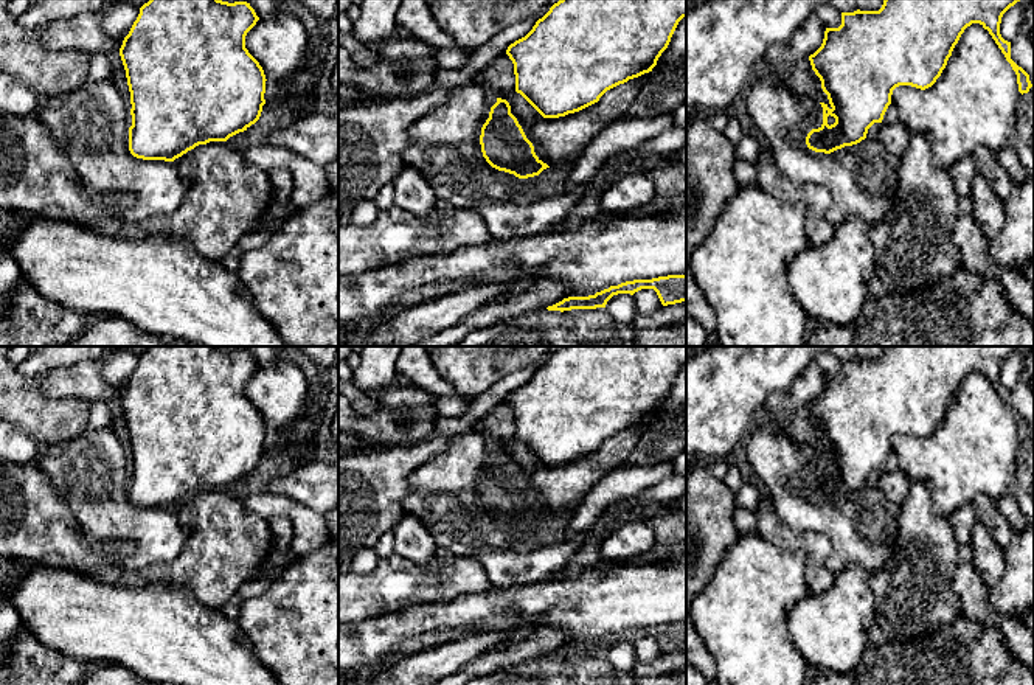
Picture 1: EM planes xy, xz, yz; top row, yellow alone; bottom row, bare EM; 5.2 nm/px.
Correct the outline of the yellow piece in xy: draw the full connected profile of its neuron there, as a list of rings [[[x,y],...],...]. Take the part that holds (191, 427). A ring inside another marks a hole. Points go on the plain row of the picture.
[[[151,346],[140,356],[120,396],[130,440],[129,499],[134,505],[174,509],[199,492],[227,489],[259,468],[267,427],[245,396],[245,384],[258,368],[250,351],[219,346]]]

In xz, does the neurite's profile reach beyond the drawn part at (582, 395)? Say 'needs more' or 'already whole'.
already whole

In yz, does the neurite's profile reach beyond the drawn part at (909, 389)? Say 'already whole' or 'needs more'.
already whole

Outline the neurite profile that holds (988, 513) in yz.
[[[978,494],[972,503],[977,511],[977,519],[989,528],[995,542],[1003,548],[1008,547],[1014,539],[1015,531],[1012,530],[1011,523],[1000,514],[997,508],[997,499],[991,499],[986,494]]]

